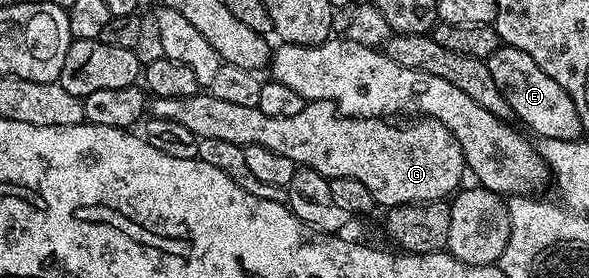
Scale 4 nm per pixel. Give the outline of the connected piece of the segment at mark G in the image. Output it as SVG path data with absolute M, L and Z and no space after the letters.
M200 93L193 97L152 98L149 111L156 119L176 122L185 125L189 133L201 139L213 141L233 141L233 145L244 148L249 145L262 145L264 149L273 149L273 153L281 153L295 163L296 168L308 167L321 173L327 179L337 177L353 177L353 181L361 181L369 193L373 193L376 204L380 208L400 207L406 203L428 203L434 199L446 200L460 190L465 164L461 145L441 125L441 121L426 117L407 121L404 127L398 127L398 122L387 119L348 119L339 114L329 101L304 102L301 113L293 117L269 117L261 113L259 107L249 105L233 105L229 101L221 101L209 93Z

